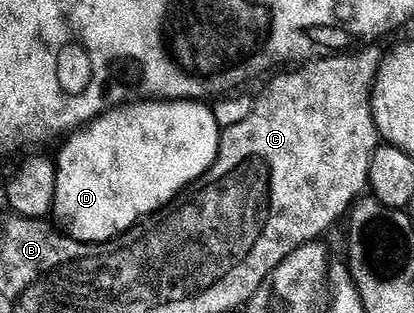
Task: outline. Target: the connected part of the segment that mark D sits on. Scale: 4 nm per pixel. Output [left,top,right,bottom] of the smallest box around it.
[54,99,222,245]

